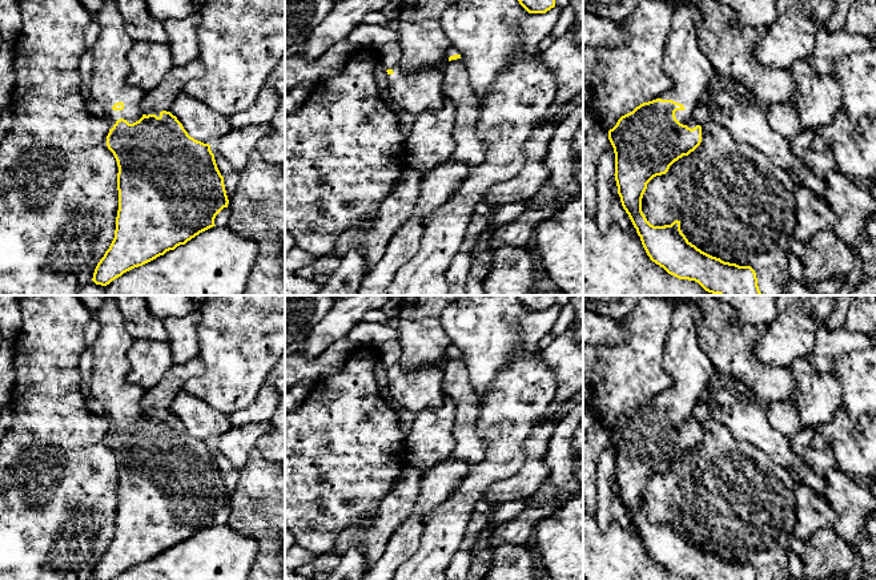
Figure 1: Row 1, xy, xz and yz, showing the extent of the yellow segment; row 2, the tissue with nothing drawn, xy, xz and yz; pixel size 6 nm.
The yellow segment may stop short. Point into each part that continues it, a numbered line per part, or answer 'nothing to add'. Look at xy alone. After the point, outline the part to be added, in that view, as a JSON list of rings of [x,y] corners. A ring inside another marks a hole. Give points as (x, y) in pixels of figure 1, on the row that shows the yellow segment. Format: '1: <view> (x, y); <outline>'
1: xy (109, 84); [[[105,0],[93,17],[100,24],[101,32],[92,49],[91,93],[101,105],[109,129],[120,118],[133,124],[142,117],[141,101],[145,96],[141,88],[128,82],[130,73],[128,52],[134,41],[128,35],[113,0]]]

